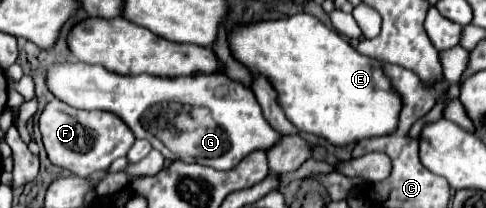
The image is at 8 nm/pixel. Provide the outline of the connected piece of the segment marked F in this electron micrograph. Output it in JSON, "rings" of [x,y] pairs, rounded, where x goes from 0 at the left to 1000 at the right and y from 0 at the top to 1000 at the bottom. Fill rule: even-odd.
{"rings":[[[103,481],[95,500],[95,519],[78,567],[78,606],[107,788],[136,808],[169,856],[185,846],[189,827],[218,817],[239,760],[259,750],[259,731],[276,692],[267,615],[239,548],[214,529],[156,529],[119,481]]]}

